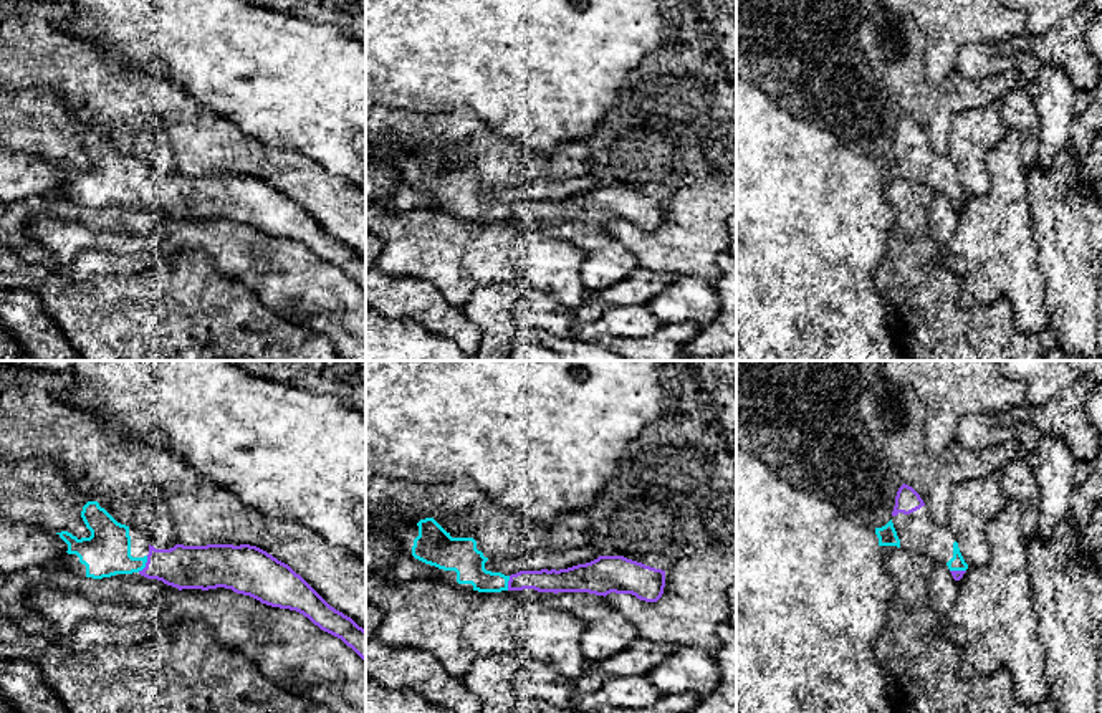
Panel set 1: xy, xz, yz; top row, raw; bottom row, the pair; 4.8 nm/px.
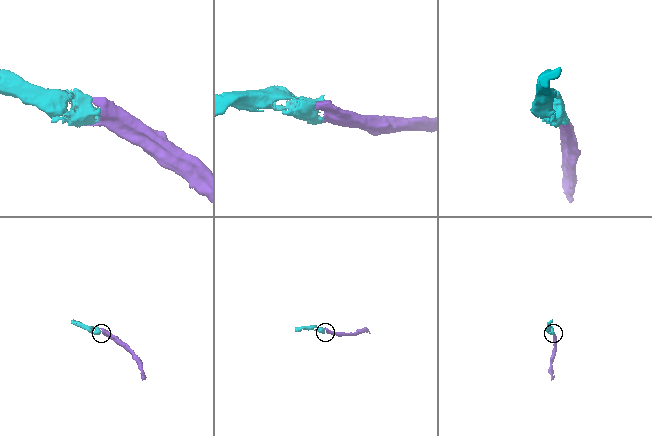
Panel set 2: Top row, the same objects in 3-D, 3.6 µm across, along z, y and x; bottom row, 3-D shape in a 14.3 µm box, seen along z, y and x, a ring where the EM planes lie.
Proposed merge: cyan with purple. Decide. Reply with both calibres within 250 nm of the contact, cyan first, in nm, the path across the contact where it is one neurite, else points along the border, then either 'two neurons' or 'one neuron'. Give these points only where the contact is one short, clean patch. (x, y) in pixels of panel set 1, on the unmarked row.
calibres 220 and 200 nm; one neuron

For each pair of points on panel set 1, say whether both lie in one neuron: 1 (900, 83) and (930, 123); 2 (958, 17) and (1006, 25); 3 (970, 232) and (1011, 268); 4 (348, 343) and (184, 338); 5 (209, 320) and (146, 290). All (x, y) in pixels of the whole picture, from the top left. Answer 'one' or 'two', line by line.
1: one
2: one
3: one
4: two
5: one

